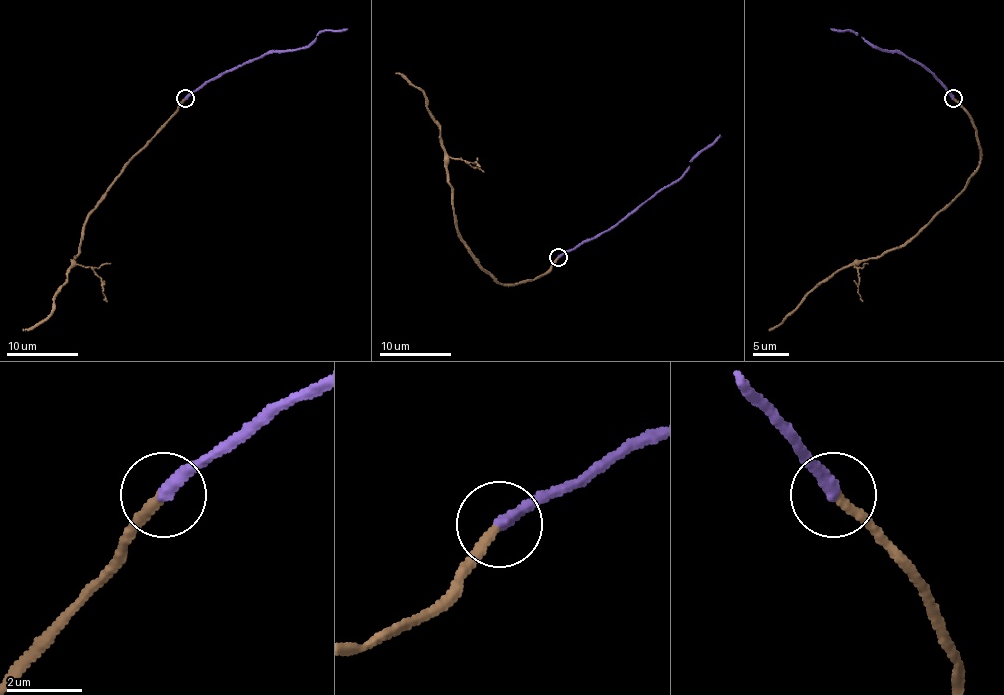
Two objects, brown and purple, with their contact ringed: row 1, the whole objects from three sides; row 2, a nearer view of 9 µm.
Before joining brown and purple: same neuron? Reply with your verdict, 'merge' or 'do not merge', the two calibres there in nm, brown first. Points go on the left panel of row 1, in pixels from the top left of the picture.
merge | 260/340 nm

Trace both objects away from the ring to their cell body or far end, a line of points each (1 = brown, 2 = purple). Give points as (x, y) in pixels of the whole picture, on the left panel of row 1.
1: (184, 98), (89, 216), (67, 282), (54, 298), (54, 309), (44, 320), (22, 331)
2: (186, 98), (208, 82), (267, 53), (299, 50), (321, 32), (346, 28)

